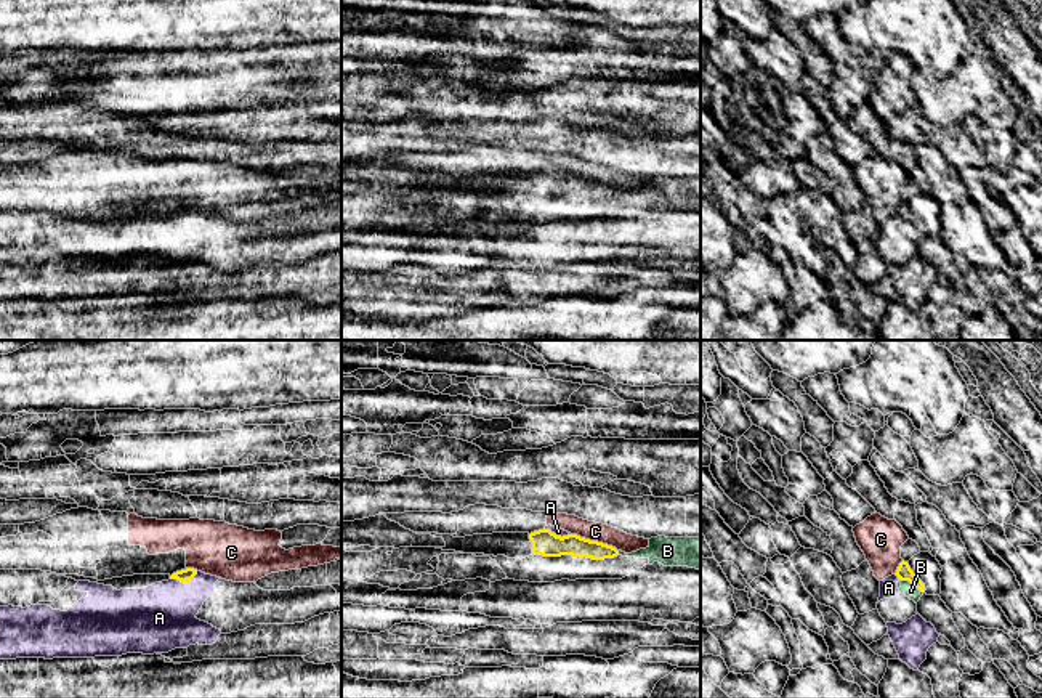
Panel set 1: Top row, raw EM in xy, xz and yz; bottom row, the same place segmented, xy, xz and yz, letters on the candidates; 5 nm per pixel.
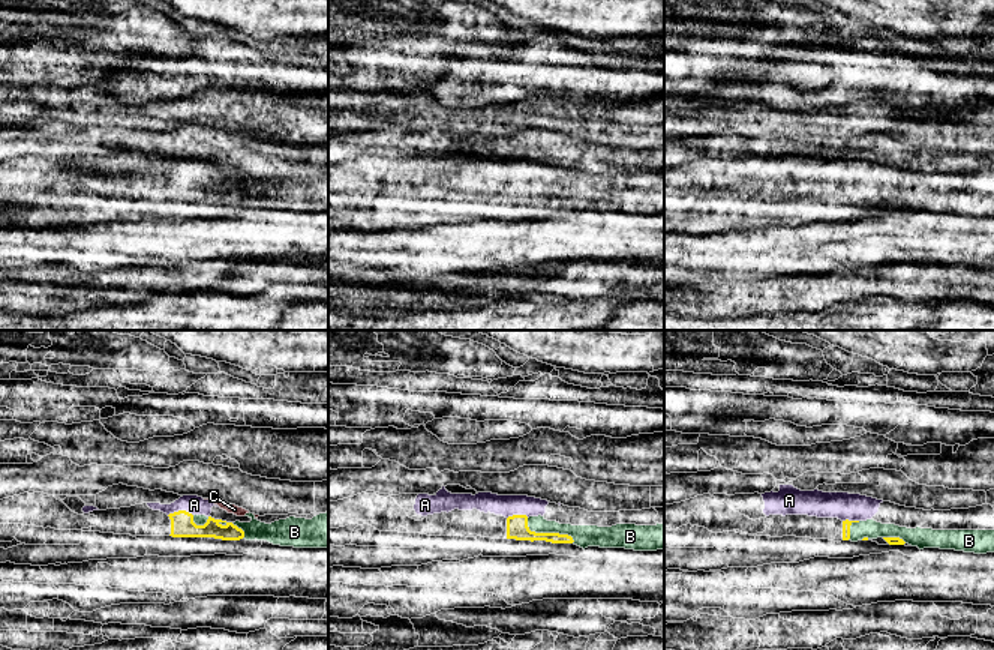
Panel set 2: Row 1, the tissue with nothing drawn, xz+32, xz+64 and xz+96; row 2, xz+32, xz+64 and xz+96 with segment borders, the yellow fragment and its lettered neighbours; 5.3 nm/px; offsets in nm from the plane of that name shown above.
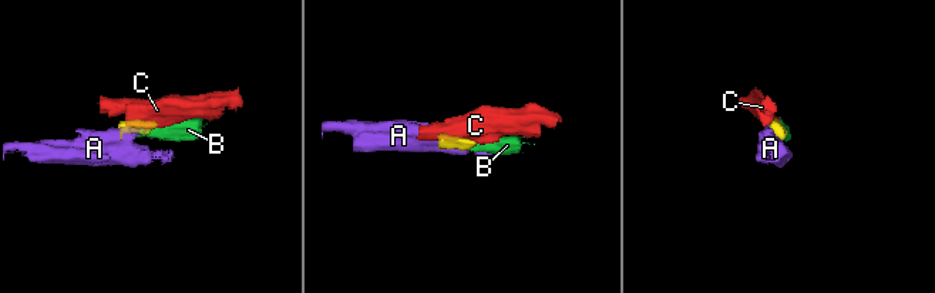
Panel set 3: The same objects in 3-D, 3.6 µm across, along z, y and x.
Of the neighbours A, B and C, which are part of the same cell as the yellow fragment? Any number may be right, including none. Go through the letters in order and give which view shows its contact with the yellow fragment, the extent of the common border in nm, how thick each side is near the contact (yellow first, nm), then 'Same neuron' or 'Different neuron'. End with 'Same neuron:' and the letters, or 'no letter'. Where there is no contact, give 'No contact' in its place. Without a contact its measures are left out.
A: Touches yellow in xy. Shared border 150 nm. Thickness 70 nm (yellow) against 340 nm. Different neuron
B: Touches yellow in yz. Shared border 140 nm. Thickness 80 nm (yellow) against 70 nm. Same neuron
C: Touches yellow in xz. Shared border 260 nm. Thickness 130 nm (yellow) against 100 nm. Different neuron
Same neuron: B

